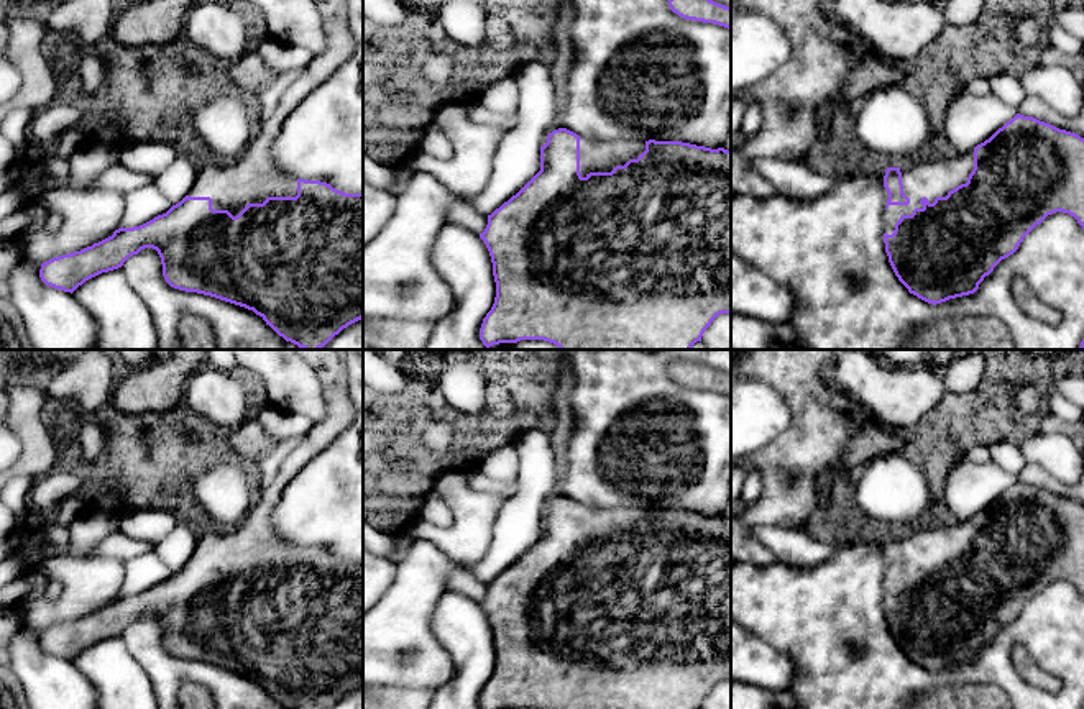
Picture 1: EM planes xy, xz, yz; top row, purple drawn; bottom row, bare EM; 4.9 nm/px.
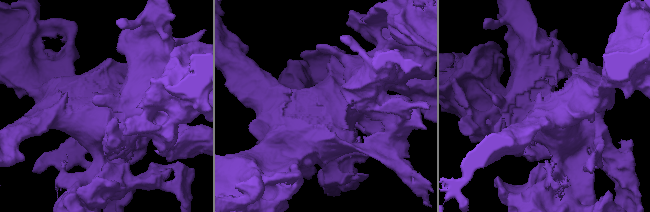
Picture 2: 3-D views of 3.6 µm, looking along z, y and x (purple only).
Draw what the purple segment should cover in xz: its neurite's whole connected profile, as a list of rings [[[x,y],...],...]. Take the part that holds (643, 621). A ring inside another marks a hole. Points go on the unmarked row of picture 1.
[[[558,496],[549,501],[547,510],[540,514],[540,538],[508,569],[488,583],[488,592],[480,606],[485,609],[496,650],[496,665],[491,678],[483,686],[480,696],[481,709],[701,709],[705,698],[721,681],[731,681],[731,519],[724,515],[711,517],[682,509],[591,509],[576,501]]]

